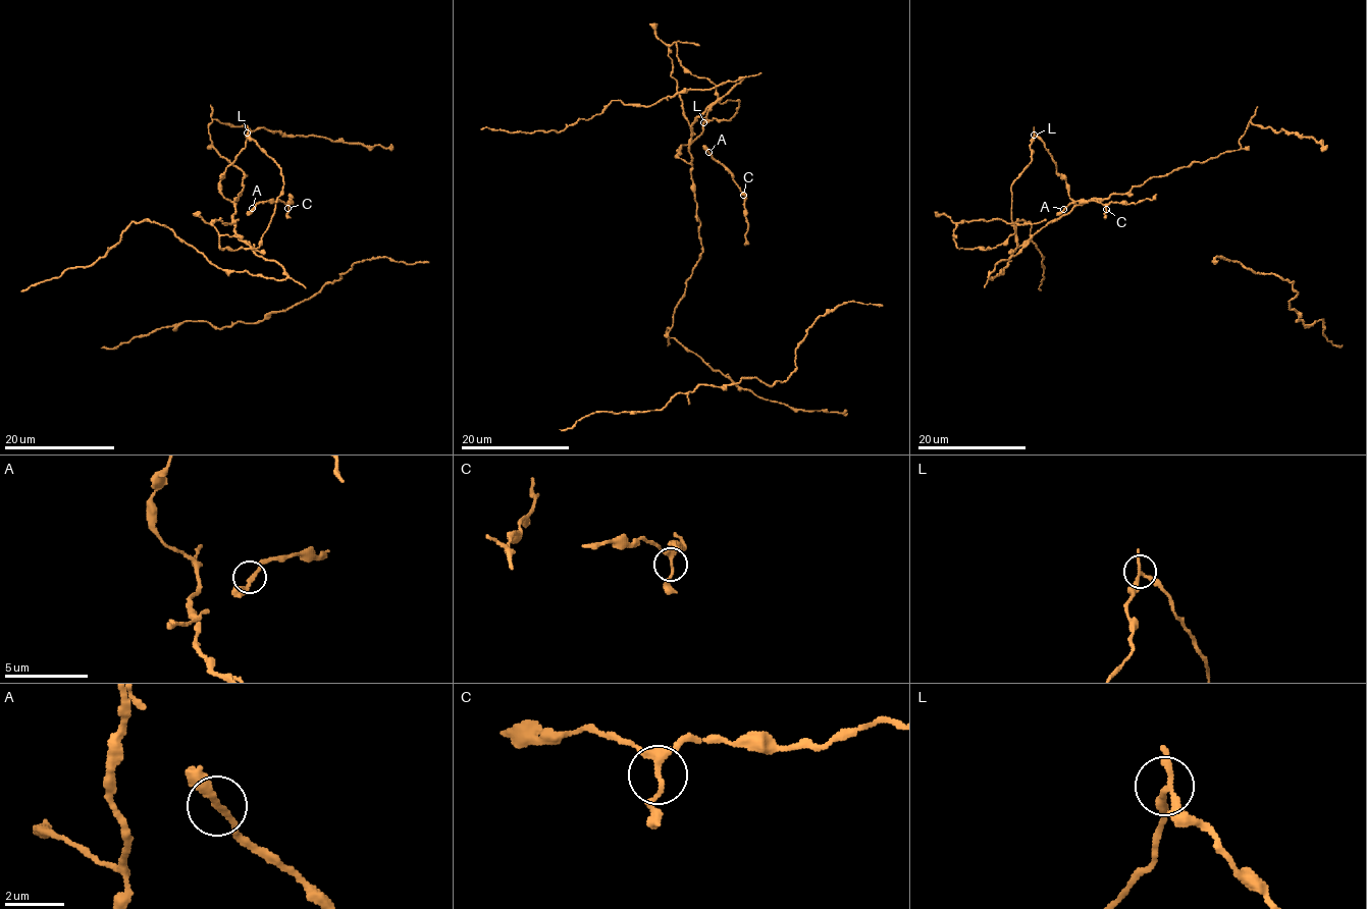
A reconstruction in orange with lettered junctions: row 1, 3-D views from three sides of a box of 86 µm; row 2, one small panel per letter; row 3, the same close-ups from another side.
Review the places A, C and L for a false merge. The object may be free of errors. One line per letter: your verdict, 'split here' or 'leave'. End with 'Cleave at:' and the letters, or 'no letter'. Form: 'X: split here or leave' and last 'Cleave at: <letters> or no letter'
A: leave
C: leave
L: split here
Cleave at: L

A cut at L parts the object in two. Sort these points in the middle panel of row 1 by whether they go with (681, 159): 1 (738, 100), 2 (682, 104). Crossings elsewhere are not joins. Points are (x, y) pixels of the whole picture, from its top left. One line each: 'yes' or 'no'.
1: no
2: no

